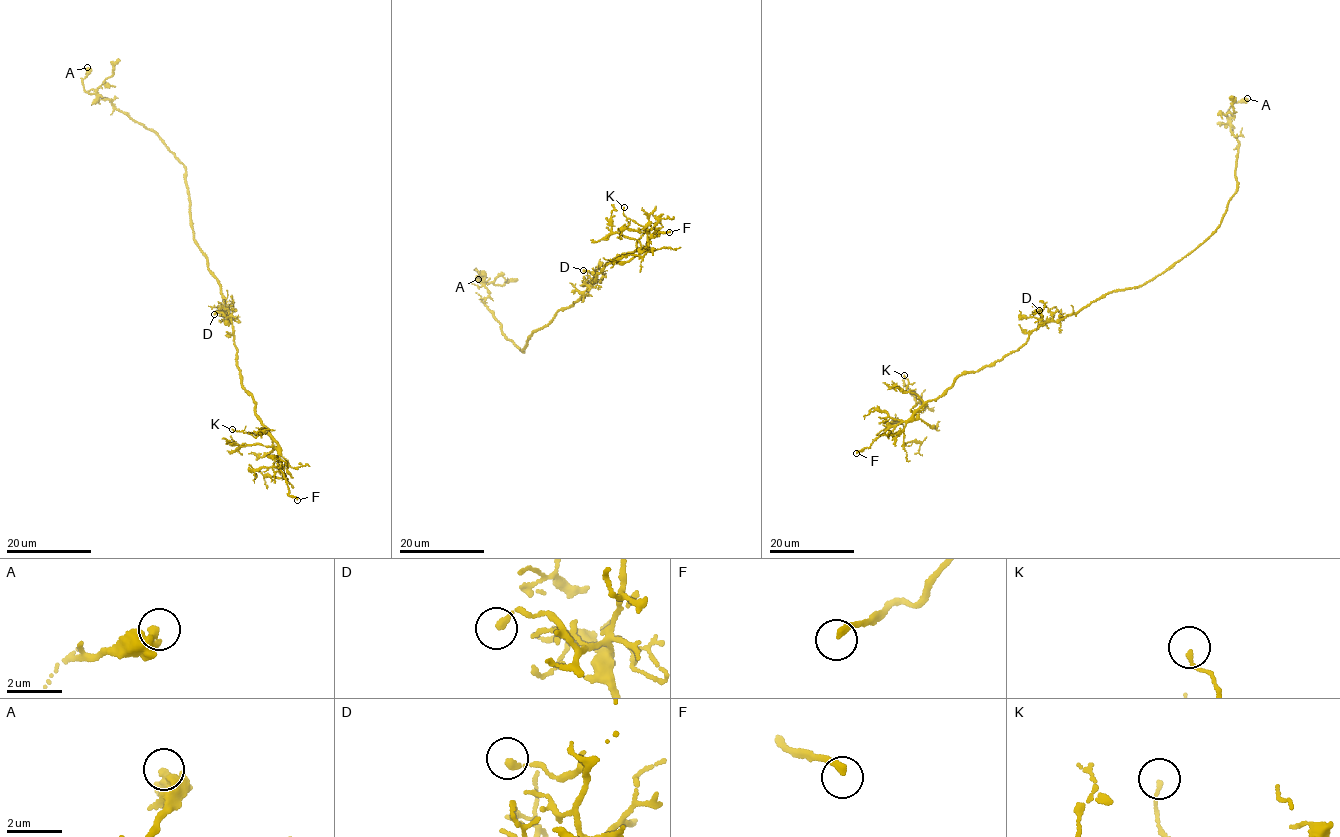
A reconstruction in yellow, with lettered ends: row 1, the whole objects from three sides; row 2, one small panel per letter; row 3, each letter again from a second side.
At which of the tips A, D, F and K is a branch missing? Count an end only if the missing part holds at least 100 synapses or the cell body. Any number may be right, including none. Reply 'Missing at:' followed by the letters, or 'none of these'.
Missing at: F

